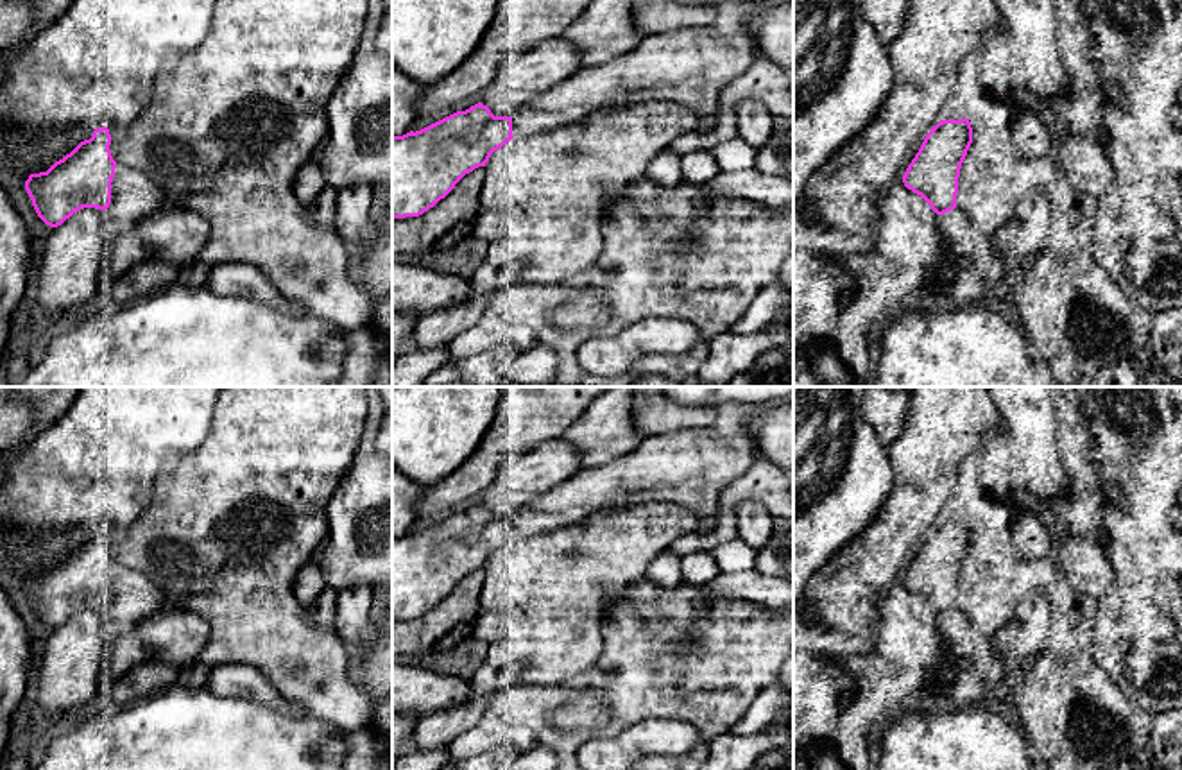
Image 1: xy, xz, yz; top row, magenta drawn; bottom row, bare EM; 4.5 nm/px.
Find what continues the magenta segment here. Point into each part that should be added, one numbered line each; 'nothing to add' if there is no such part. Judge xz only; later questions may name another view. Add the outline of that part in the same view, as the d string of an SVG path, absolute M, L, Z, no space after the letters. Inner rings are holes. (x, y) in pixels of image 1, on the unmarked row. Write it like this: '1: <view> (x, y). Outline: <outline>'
1: xz (692, 468). Outline: M750 423L734 435L722 435L715 426L709 426L647 437L632 453L602 467L578 471L559 487L521 507L510 518L512 537L535 537L577 525L598 510L650 501L675 501L690 509L698 518L698 528L693 535L709 534L716 526L722 492L752 466L758 455L759 446Z

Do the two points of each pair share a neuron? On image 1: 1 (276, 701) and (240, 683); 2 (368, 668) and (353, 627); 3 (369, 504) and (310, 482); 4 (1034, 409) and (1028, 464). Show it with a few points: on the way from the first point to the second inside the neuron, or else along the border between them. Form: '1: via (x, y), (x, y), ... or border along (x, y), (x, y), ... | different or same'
1: via (267, 695), (249, 683) | same
2: border along (371, 613), (364, 652), (351, 668) | different
3: border along (357, 455), (328, 504), (326, 532) | different
4: via (1034, 423), (1034, 450) | same

